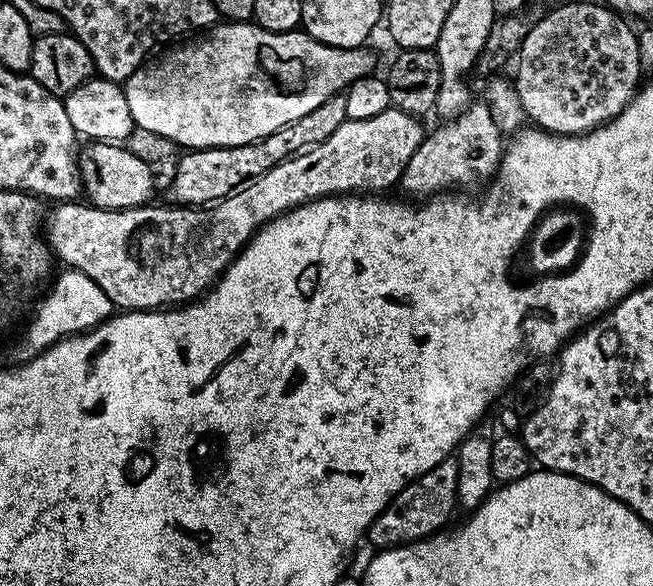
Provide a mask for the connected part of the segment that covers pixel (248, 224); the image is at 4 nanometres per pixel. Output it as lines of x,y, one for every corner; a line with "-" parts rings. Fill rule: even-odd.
393,107
382,110
382,114
374,114
374,118
344,120
342,126
338,126
338,130
334,130
334,134
330,134
330,138
326,138
326,142
316,144
306,152
300,152
288,160
283,160
278,166
266,170
266,174
262,174
257,180
252,180
249,184
245,184
244,187
239,188
237,192
231,192
229,196
223,196
221,200
215,201
207,206
167,206
168,208
145,206
142,208
106,210
105,208
93,208
87,202
60,202
53,207
56,209
49,216
47,213
46,216
46,239
48,247
52,249
53,257
59,263
60,260
64,263
63,267
65,269
86,274
86,278
90,278
90,282
94,282
98,286
98,290
102,290
102,294
106,294
106,298
110,298
110,302
117,309
146,312
149,310
163,310
173,306
183,306
203,296
209,288
213,287
216,281
219,280
220,275
224,273
225,268
232,263
232,259
238,255
258,229
268,220
279,216
280,213
289,212
291,208
296,208
299,204
306,203
307,200
318,200
322,196
376,194
381,190
388,190
384,188
390,187
391,184
395,185
399,181
400,175
406,170
406,162
410,162
410,158
414,158
414,150
418,150
418,146
424,140
426,128
423,128
420,124
423,123
417,117
406,114
402,110

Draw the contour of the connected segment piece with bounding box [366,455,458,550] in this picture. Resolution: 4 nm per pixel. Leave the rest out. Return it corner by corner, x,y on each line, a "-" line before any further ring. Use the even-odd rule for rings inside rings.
450,455
434,470
426,470
417,480
412,480
389,502
374,518
366,533
367,543
373,544
373,549
383,550
394,548
397,544
412,544
416,540
422,540
425,536
433,536
441,531
449,523
452,511
457,511
458,505
458,462
455,455

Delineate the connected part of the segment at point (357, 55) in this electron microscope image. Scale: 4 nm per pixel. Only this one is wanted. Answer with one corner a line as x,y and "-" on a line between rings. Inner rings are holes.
220,22
207,29
199,39
192,38
184,43
179,45
179,47
181,46
180,49
176,49
176,46
169,47
167,49
169,52
165,56
157,55
147,67
142,66
138,70
134,70
134,74
130,74
130,78
123,81
122,84
126,94
126,106
130,106
133,125
142,130
154,130
154,134
162,134
162,138
170,138
170,142
174,142
184,150
233,148
243,144
252,144
256,140
266,138
270,134
277,132
282,126
286,126
290,122
298,122
298,118
310,114
310,110
315,110
318,106
322,106
322,102
326,102
332,96
341,95
348,85
355,82
358,78
369,75
375,69
372,67
376,64
375,58
367,52
369,50
367,47
335,48
329,44
318,42
313,36
308,35
303,30
271,32
265,28
258,27
255,22

